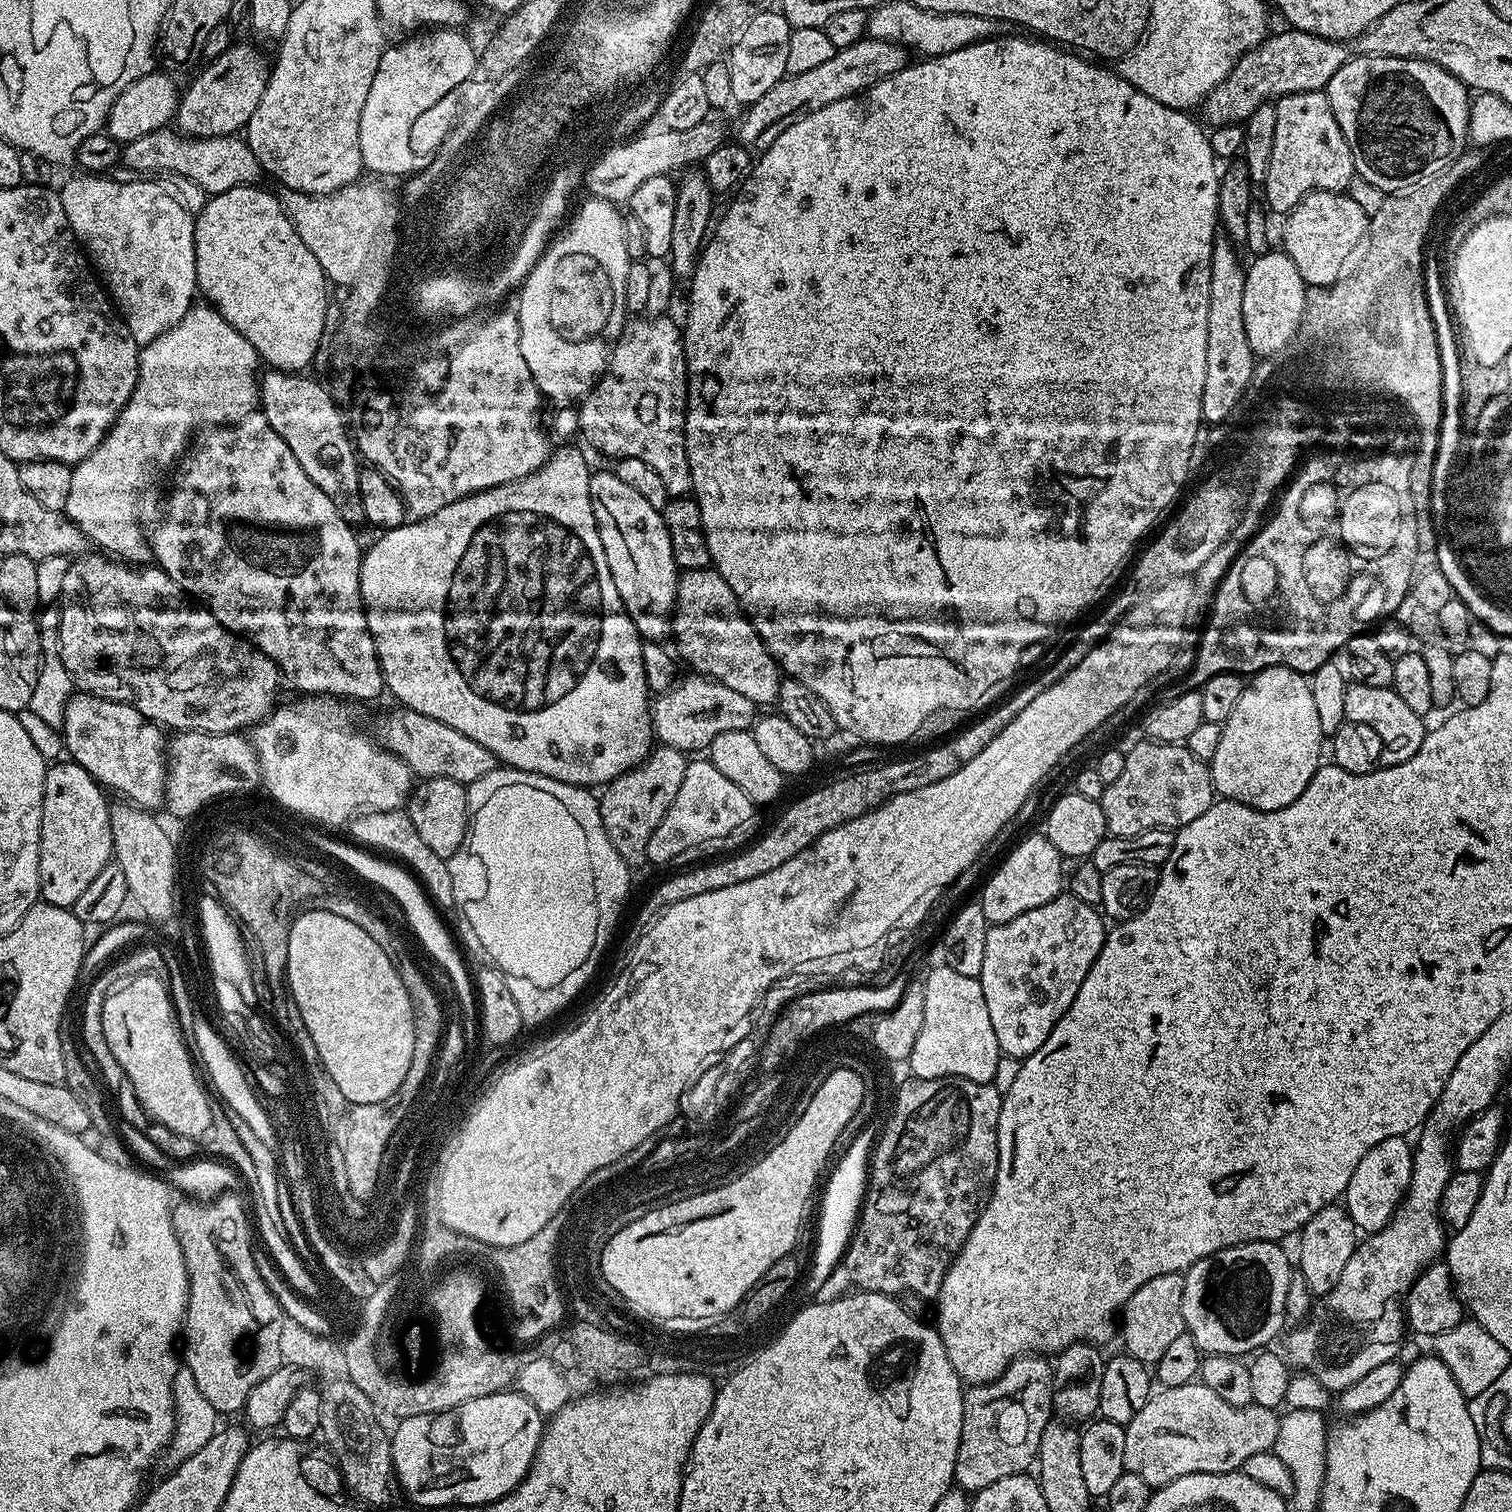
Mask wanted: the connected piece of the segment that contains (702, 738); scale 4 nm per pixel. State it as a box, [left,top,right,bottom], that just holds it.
[651,674,758,754]

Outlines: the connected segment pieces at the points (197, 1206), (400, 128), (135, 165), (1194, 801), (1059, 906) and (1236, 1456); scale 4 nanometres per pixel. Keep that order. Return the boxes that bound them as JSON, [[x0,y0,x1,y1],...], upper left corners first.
[[172,1194,285,1414],[358,28,478,178],[119,127,262,194],[1099,738,1214,836],[979,892,1108,1060],[1125,1382,1281,1488]]

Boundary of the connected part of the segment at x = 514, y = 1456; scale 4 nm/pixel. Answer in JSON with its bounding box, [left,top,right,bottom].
[391,1390,546,1508]

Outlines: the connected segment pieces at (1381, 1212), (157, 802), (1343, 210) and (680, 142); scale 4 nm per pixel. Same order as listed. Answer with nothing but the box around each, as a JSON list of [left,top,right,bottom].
[[1343,1136,1413,1234],[62,694,168,810],[1282,192,1369,287],[583,118,730,202]]

